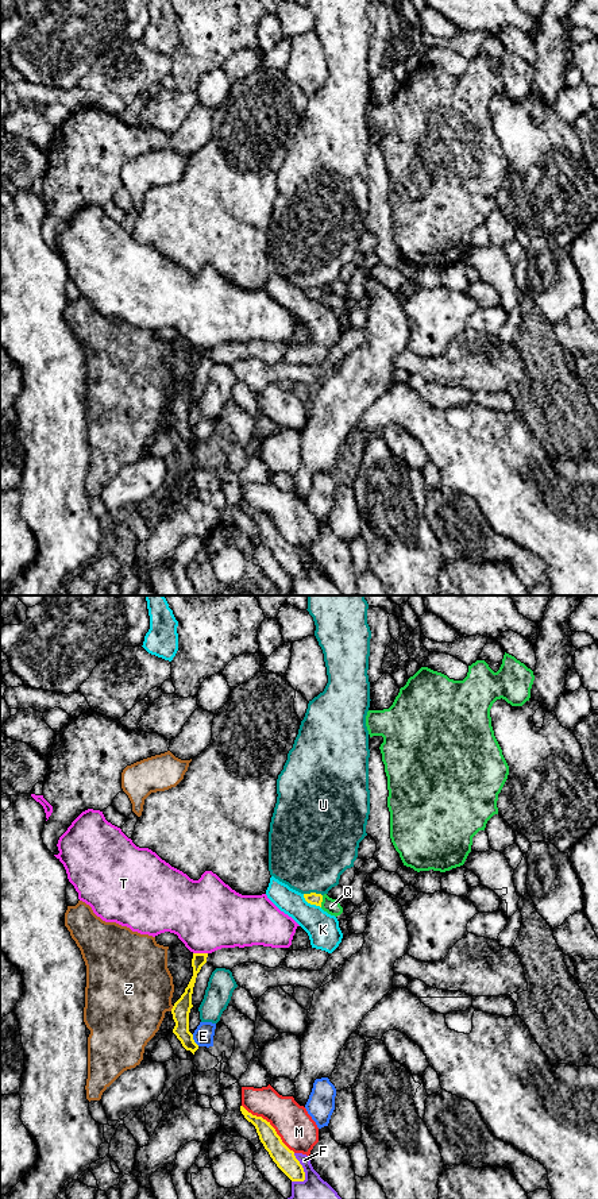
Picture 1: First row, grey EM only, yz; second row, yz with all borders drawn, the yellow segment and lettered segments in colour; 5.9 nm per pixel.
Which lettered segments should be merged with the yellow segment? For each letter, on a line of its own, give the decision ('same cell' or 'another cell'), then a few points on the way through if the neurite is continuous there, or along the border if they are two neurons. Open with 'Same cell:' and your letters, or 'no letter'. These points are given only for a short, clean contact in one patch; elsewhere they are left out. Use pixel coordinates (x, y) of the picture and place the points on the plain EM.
Same cell: no letter
E: another cell
F: another cell
K: another cell | along yz (303, 289), (308, 297), (320, 303)
M: another cell
Q: another cell | along yz (323, 290), (320, 301)
T: another cell
U: another cell
Z: another cell

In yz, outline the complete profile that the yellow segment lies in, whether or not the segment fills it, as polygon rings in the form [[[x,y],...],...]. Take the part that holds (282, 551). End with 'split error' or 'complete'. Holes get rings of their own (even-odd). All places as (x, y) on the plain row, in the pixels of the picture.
[[[240,501],[240,506],[244,513],[255,521],[261,537],[263,539],[265,544],[269,547],[277,562],[292,577],[304,577],[305,567],[302,560],[296,554],[294,547],[282,537],[281,532],[277,529],[270,517],[267,517],[262,512],[252,510],[243,501]]] | complete

